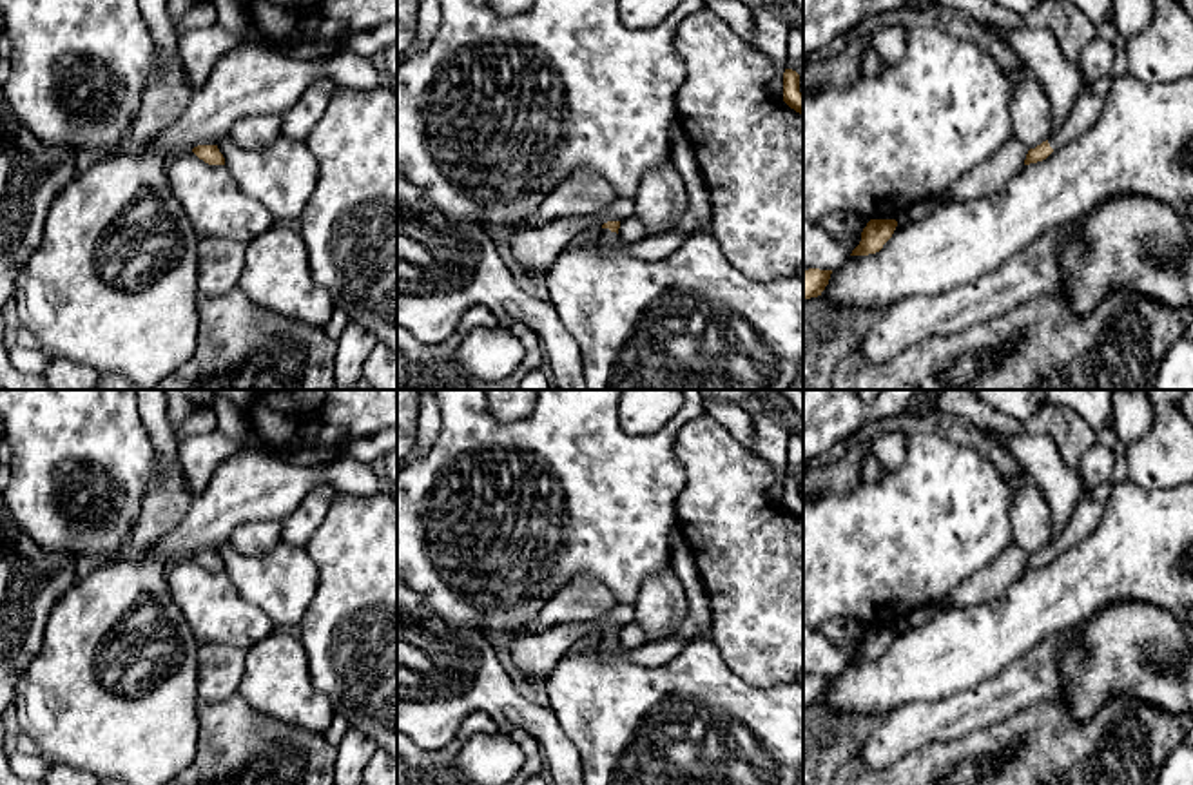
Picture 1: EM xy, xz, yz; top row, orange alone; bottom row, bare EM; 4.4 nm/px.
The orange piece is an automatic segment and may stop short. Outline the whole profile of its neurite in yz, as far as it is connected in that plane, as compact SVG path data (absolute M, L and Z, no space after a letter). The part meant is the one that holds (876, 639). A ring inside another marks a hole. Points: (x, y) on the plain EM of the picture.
M870 625L861 638L859 651L852 656L850 662L868 662L879 658L892 644L896 633L896 625Z

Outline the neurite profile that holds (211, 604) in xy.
M192 557L170 562L167 587L199 645L230 645L247 653L277 629L263 609L239 595L225 571L209 571Z

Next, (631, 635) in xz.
M629 620L620 627L618 645L624 647L626 651L638 649L649 642L651 640L645 629L640 624L636 624L635 620Z

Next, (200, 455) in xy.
M218 428L214 431L192 435L181 441L178 444L178 453L190 497L198 497L209 484L216 468L243 448L265 451L250 428L243 441L228 439Z

